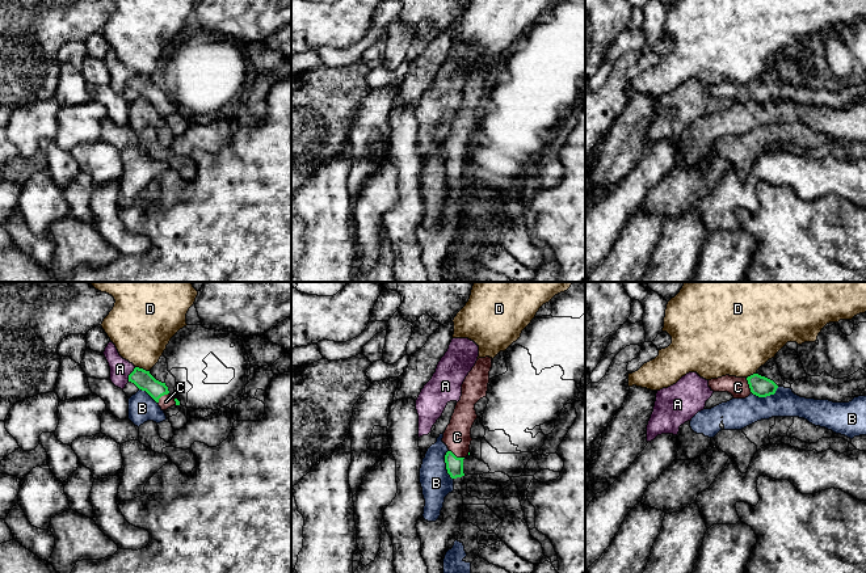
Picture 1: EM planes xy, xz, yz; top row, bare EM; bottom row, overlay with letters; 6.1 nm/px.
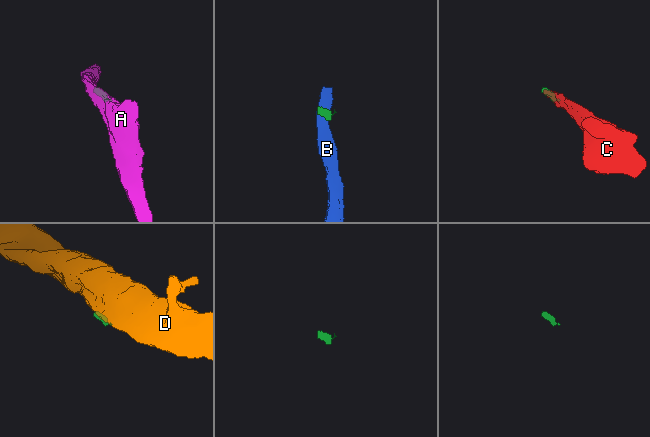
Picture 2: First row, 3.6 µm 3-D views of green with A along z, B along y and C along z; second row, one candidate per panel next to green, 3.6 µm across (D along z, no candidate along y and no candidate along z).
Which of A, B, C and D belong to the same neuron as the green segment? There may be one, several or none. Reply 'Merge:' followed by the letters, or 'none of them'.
Merge: C

